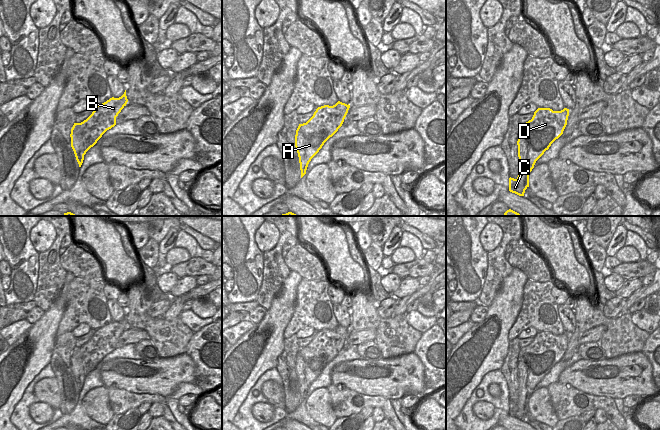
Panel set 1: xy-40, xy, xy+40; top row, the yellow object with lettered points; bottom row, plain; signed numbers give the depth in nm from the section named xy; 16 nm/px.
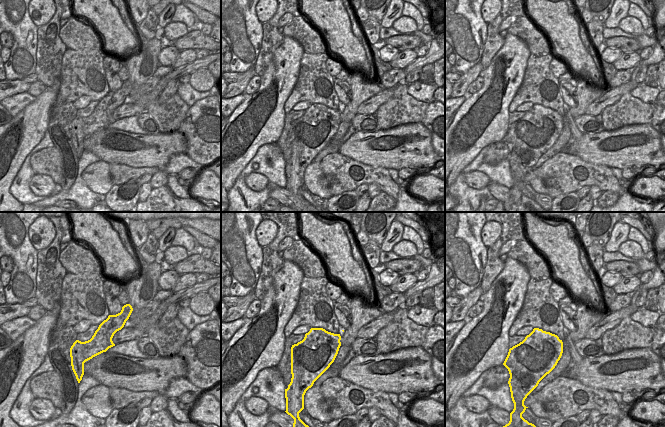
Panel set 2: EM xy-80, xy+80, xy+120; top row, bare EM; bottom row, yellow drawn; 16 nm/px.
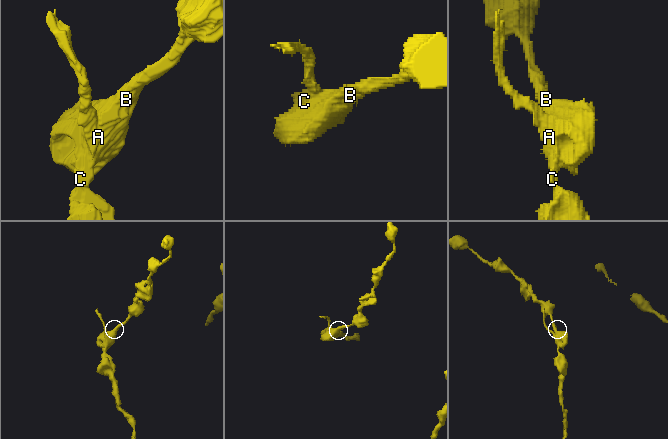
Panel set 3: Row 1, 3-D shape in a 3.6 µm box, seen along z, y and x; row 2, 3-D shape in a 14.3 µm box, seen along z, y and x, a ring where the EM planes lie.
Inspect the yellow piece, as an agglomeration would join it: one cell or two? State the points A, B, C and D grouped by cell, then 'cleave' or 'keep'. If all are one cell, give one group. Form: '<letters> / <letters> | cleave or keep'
A B D / C | cleave

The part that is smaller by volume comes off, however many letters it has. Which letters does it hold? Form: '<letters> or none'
C

